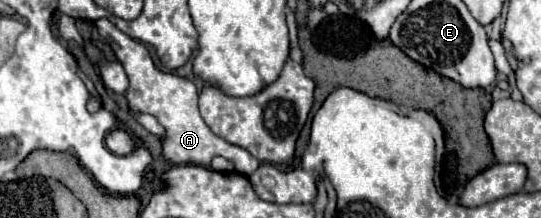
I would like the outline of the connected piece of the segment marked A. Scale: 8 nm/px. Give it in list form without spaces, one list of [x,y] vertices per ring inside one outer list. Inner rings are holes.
[[[98,19],[96,27],[98,27],[100,37],[106,39],[108,43],[112,43],[112,49],[130,79],[128,91],[124,93],[124,97],[128,101],[128,109],[136,111],[136,113],[148,113],[148,115],[156,117],[158,123],[164,127],[166,133],[162,137],[162,153],[168,159],[168,163],[172,163],[172,165],[192,163],[192,165],[206,167],[206,165],[210,165],[212,157],[220,155],[220,157],[232,161],[236,165],[236,169],[240,169],[240,173],[246,177],[260,167],[260,161],[256,157],[252,157],[246,149],[232,147],[230,143],[226,143],[224,139],[220,139],[218,135],[214,135],[210,131],[210,127],[200,117],[198,89],[194,87],[192,81],[178,77],[174,73],[158,71],[154,67],[146,47],[140,45],[138,41],[134,41],[132,37],[128,37],[126,33],[118,31],[108,19]]]

